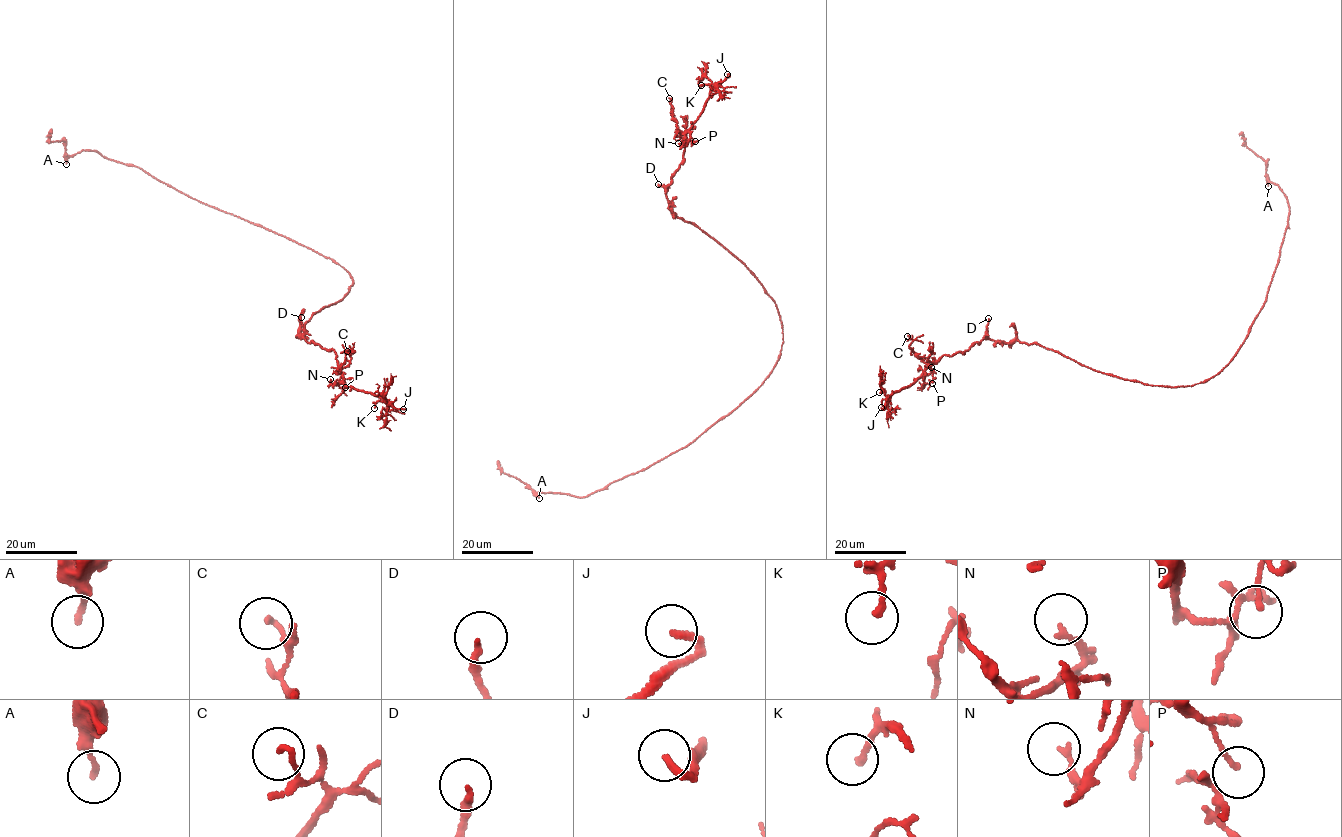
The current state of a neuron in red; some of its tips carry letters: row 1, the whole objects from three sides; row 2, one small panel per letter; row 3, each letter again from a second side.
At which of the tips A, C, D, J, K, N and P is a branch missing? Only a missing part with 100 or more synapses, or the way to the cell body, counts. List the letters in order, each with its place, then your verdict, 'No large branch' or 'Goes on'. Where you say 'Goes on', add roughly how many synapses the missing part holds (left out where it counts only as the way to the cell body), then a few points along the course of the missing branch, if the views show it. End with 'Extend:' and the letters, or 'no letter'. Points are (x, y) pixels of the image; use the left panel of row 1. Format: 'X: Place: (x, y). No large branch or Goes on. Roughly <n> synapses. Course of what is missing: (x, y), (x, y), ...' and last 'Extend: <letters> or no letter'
A: Place: (66, 164). No large branch
C: Place: (347, 351). No large branch
D: Place: (301, 317). No large branch
J: Place: (403, 409). Goes on
K: Place: (374, 408). No large branch
N: Place: (330, 379). No large branch
P: Place: (345, 387). No large branch
Extend: J

